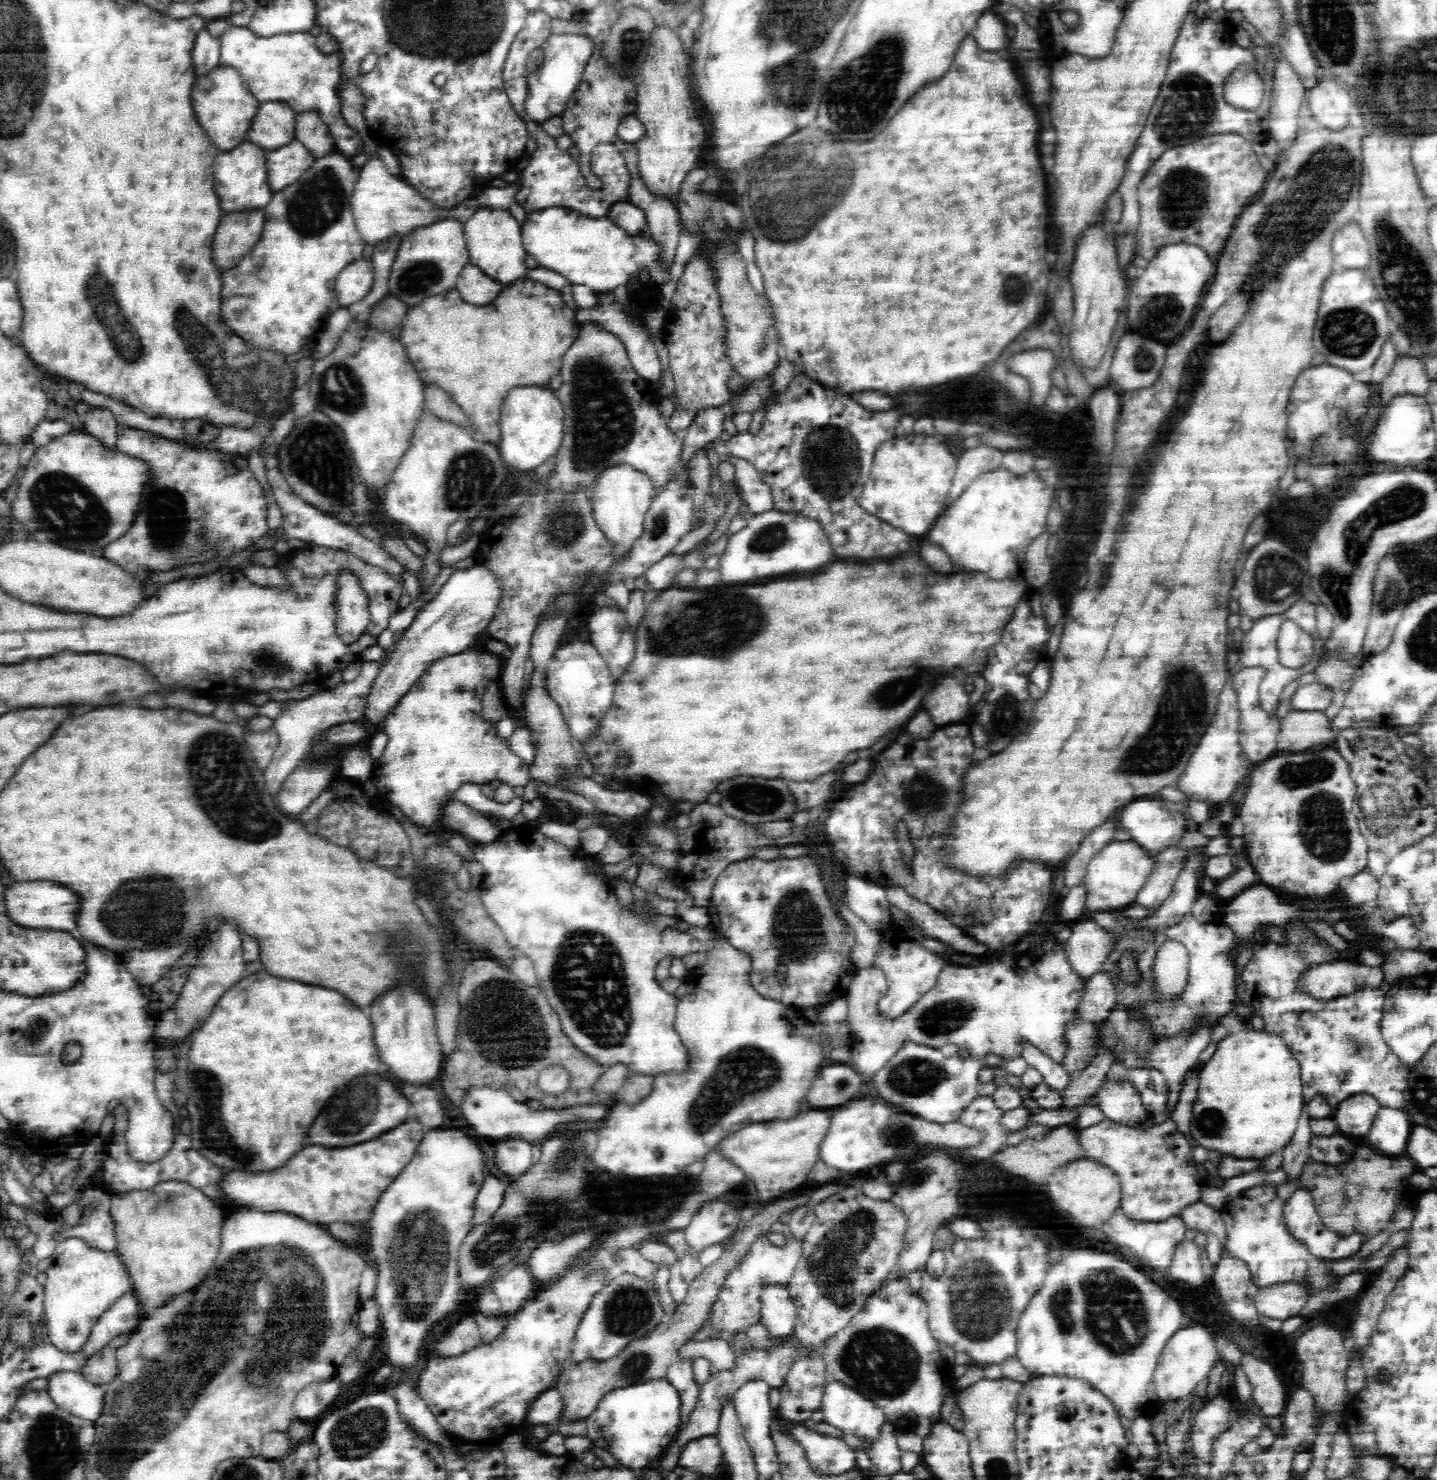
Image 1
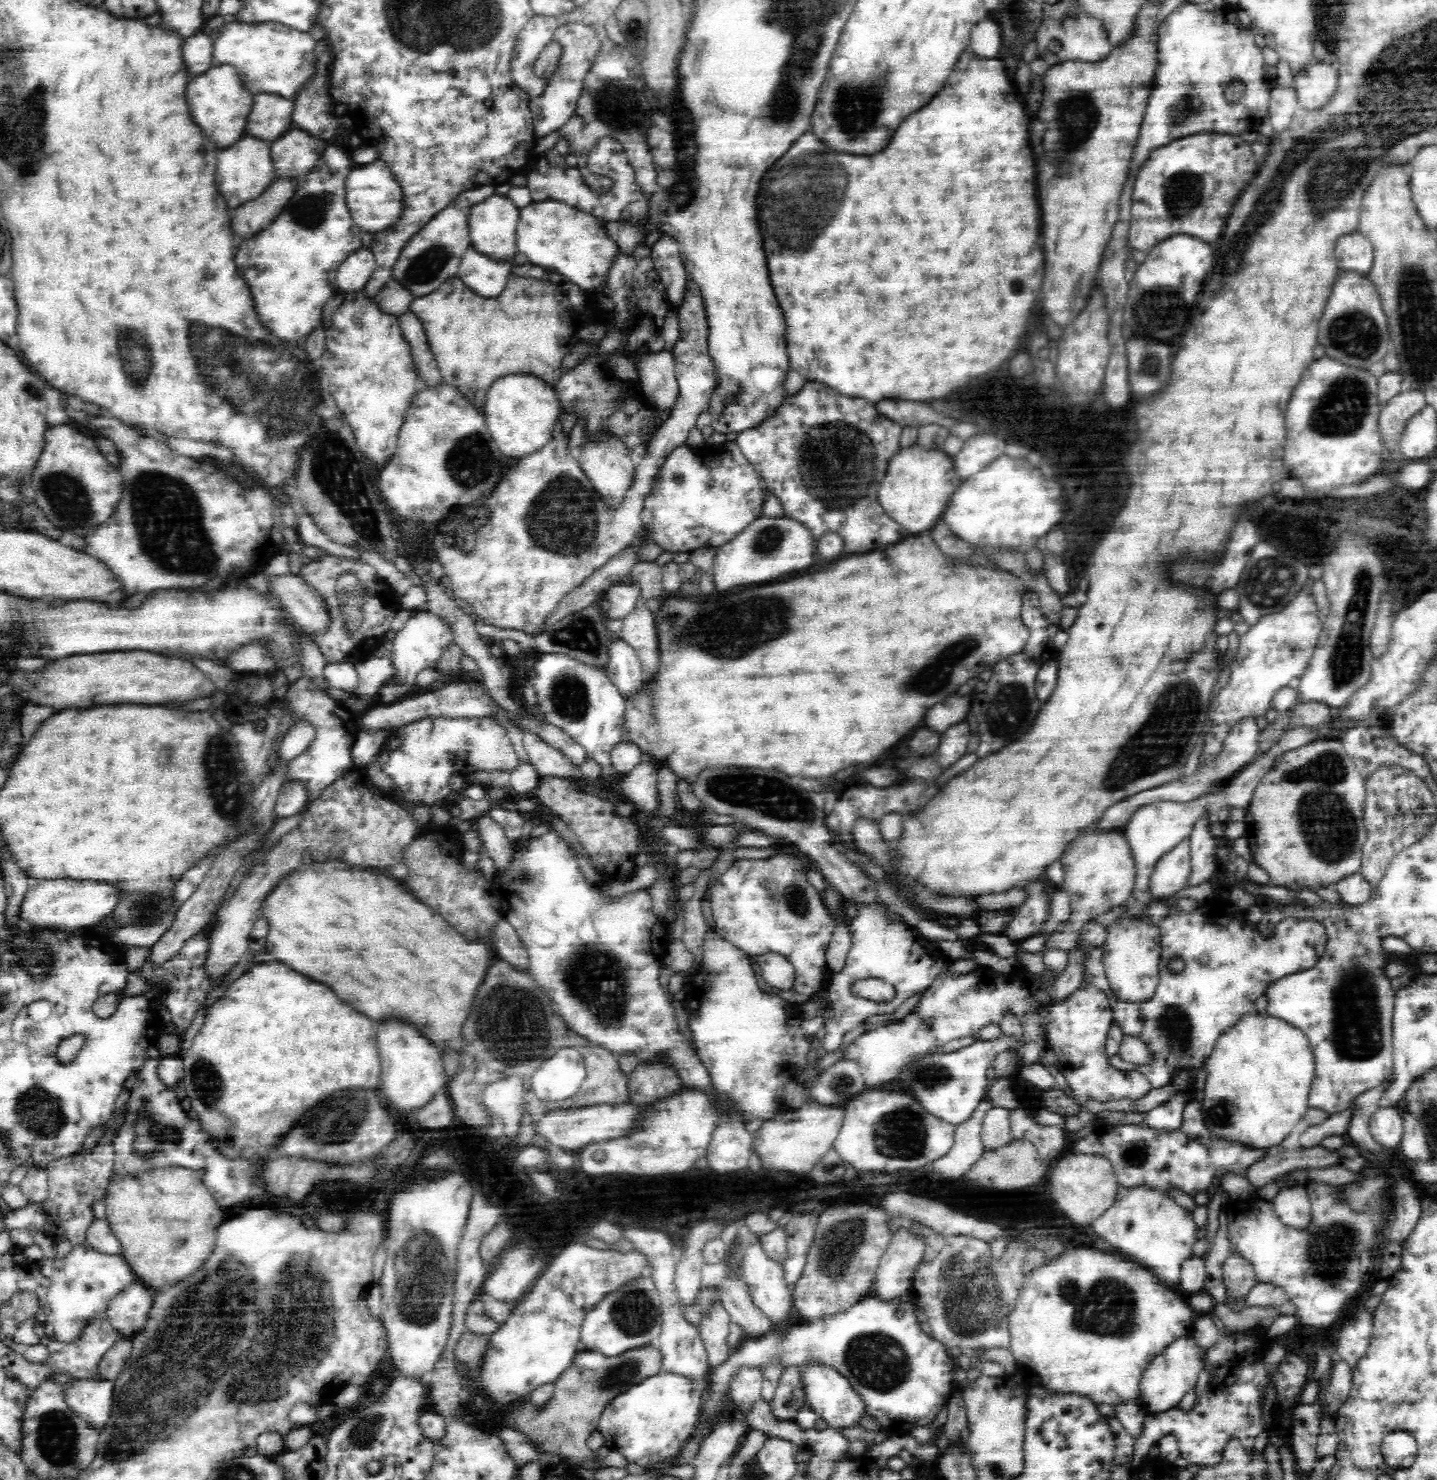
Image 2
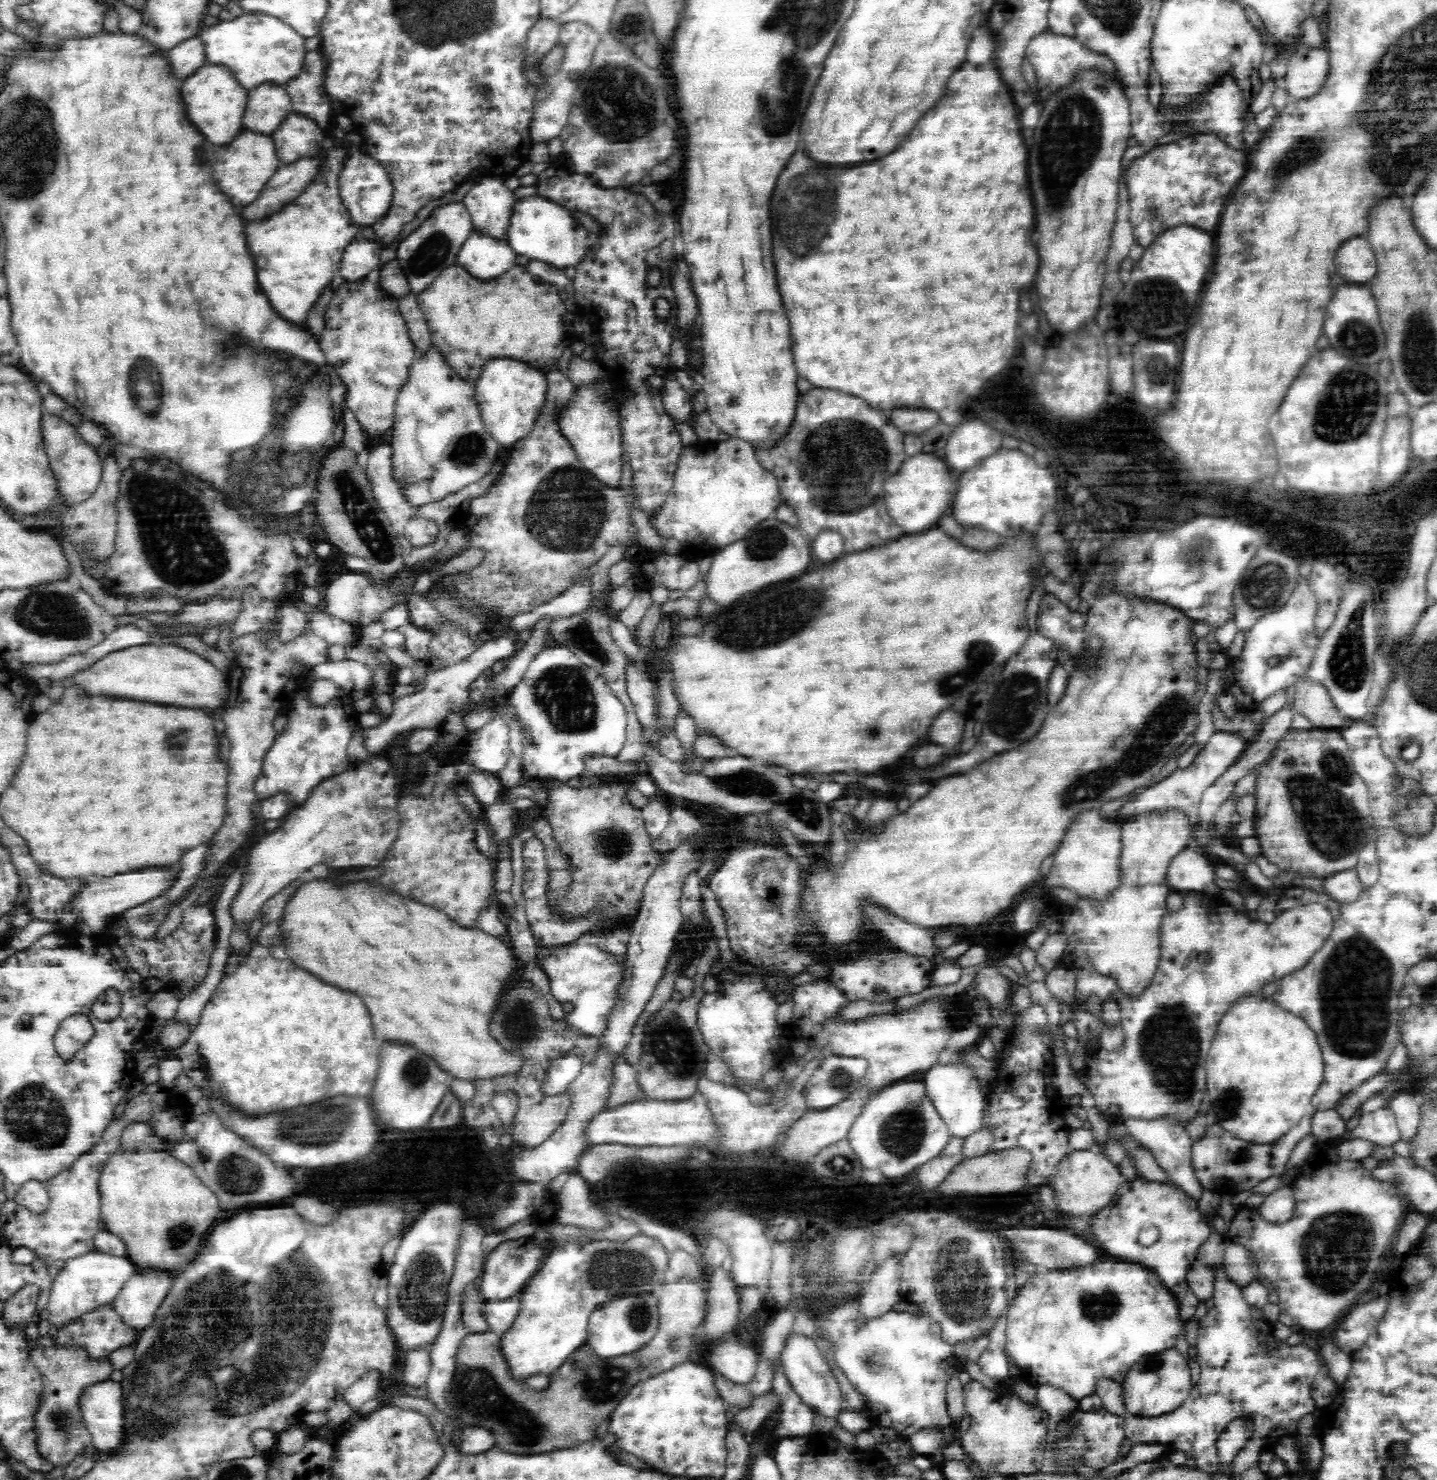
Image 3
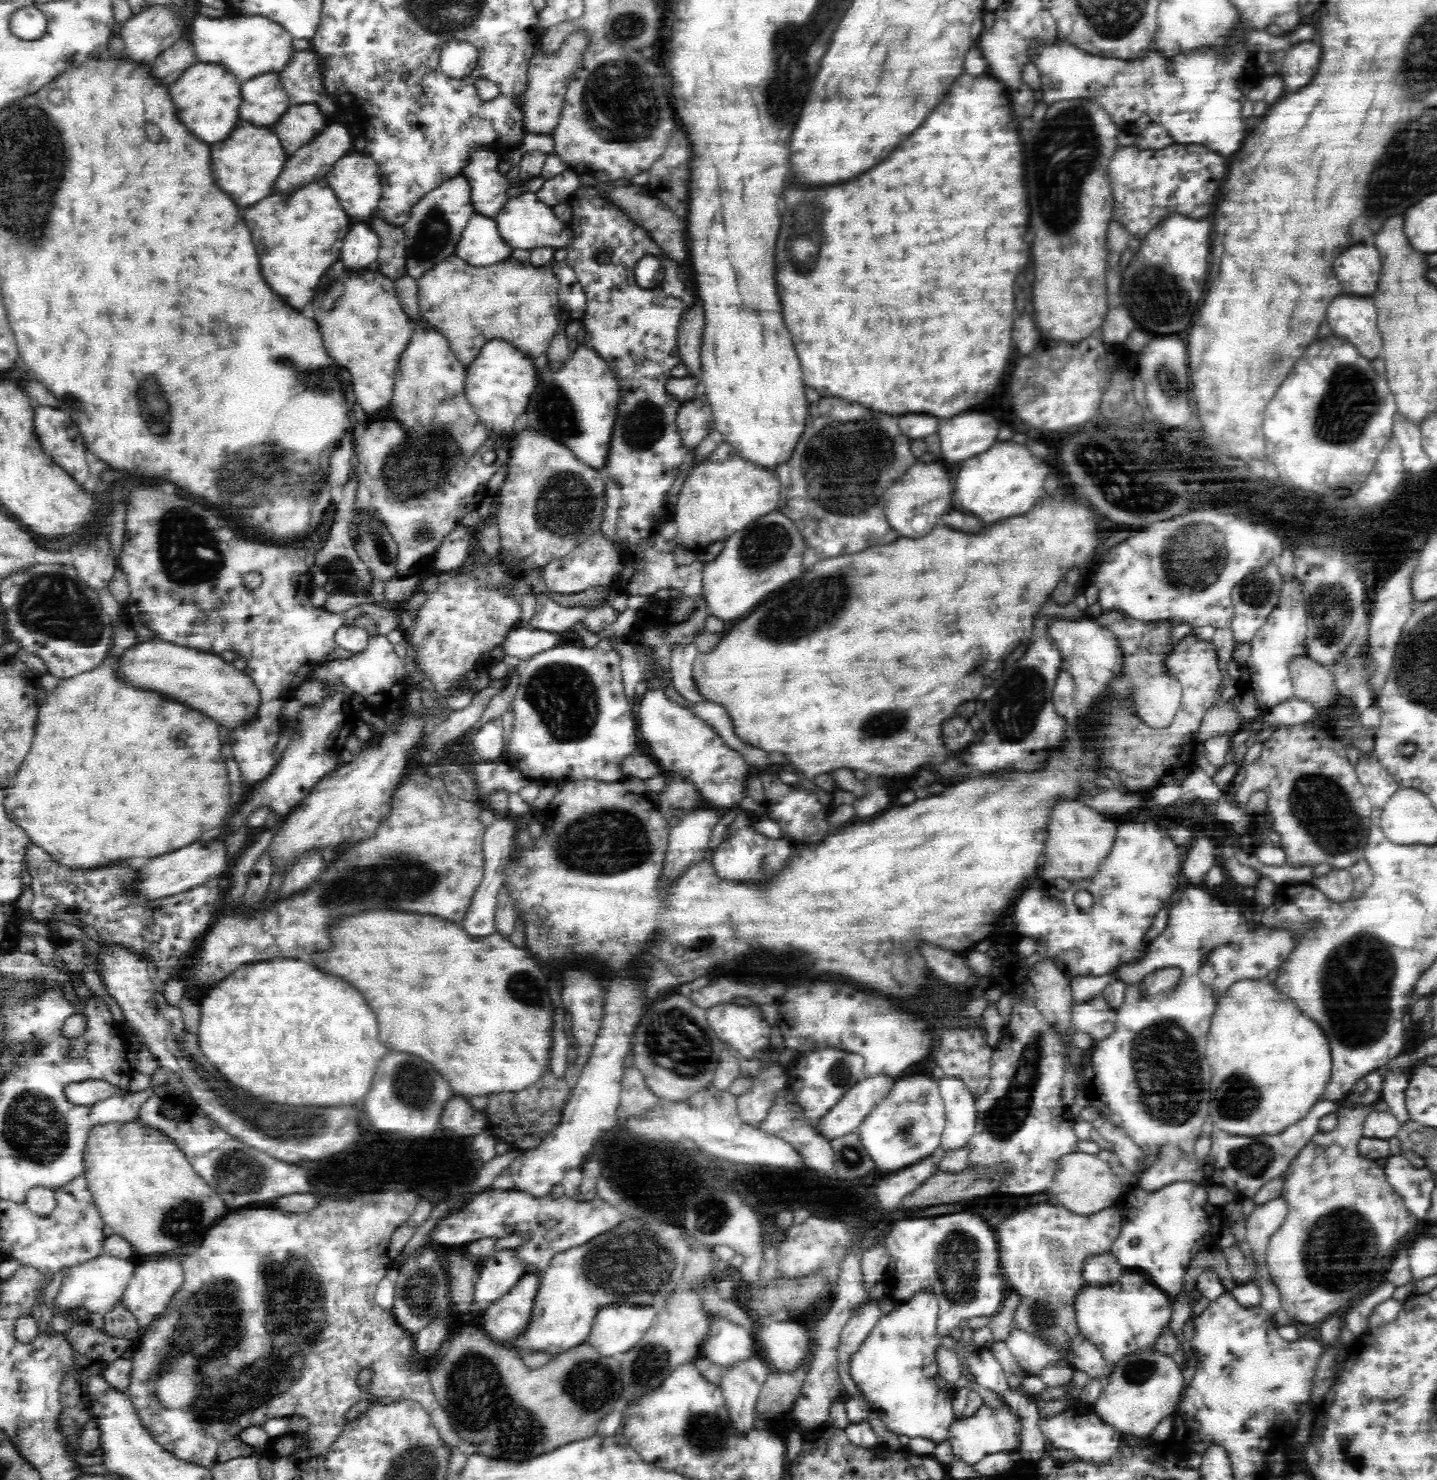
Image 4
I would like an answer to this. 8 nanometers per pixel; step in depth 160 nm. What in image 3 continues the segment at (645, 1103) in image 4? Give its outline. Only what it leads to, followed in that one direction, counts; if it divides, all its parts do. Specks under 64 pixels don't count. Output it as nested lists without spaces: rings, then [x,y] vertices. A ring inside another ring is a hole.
[[[610,1052],[612,1061],[612,1080],[610,1080],[610,1094],[606,1098],[608,1108],[616,1108],[643,1098],[637,1081],[637,1070],[623,1057],[622,1054]]]

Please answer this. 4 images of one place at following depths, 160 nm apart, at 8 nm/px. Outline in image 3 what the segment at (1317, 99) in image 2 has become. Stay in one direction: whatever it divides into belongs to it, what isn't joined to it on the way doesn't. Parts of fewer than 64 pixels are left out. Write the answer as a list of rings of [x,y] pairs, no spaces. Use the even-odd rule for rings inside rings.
[[[1302,44],[1287,59],[1287,74],[1281,82],[1291,101],[1302,100],[1302,96],[1314,96],[1329,75],[1326,72],[1326,50]]]

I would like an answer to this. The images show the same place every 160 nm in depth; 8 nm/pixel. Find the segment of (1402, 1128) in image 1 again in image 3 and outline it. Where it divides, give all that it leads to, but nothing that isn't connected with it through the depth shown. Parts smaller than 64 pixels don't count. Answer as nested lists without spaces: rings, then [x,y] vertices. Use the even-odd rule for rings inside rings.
[[[1389,1106],[1362,1115],[1358,1125],[1343,1136],[1345,1140],[1363,1138],[1382,1147],[1392,1147],[1401,1139],[1395,1114]]]

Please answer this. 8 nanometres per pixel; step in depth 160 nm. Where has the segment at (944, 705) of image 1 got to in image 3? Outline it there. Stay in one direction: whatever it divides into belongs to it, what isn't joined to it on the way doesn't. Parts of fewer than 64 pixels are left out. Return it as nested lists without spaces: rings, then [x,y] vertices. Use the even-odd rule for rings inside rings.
[[[954,710],[942,712],[942,716],[938,716],[938,720],[934,720],[930,726],[930,740],[944,748],[954,748],[962,742],[962,730],[967,717],[968,714],[958,714]]]

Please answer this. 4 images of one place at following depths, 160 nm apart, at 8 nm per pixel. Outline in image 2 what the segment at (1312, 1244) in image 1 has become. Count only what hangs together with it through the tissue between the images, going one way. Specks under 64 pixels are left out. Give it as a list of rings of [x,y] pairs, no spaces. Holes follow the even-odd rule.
[[[1299,1185],[1281,1188],[1271,1202],[1274,1212],[1286,1226],[1298,1230],[1311,1228],[1311,1204],[1306,1188]]]

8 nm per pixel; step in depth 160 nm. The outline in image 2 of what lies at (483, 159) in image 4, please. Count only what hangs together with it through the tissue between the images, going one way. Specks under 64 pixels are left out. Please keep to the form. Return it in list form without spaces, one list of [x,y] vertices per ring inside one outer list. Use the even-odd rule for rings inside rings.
[[[490,195],[483,201],[475,204],[468,216],[468,230],[470,246],[476,251],[490,256],[490,259],[508,261],[514,264],[517,254],[517,224],[519,209],[507,195]]]

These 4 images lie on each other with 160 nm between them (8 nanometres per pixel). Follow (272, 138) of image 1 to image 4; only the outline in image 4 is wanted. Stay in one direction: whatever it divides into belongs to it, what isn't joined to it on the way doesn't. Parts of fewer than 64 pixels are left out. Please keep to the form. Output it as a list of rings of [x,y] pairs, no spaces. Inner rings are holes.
[[[262,73],[242,86],[242,106],[240,118],[250,120],[250,124],[276,124],[291,107],[280,76]]]

